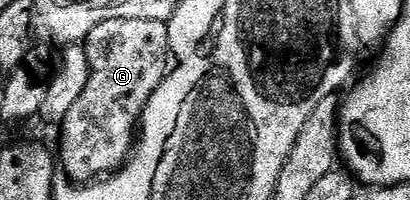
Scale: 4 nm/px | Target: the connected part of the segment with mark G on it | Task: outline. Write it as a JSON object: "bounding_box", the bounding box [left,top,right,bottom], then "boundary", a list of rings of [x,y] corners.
{"bounding_box":[59,20,171,184],"boundary":[[[107,20],[99,28],[91,31],[83,43],[89,61],[89,79],[87,86],[75,100],[71,112],[59,123],[61,130],[60,169],[66,170],[68,177],[77,184],[96,182],[125,165],[135,145],[135,131],[141,121],[141,113],[151,100],[155,88],[163,84],[171,69],[171,51],[169,49],[169,27],[159,20]]]}

